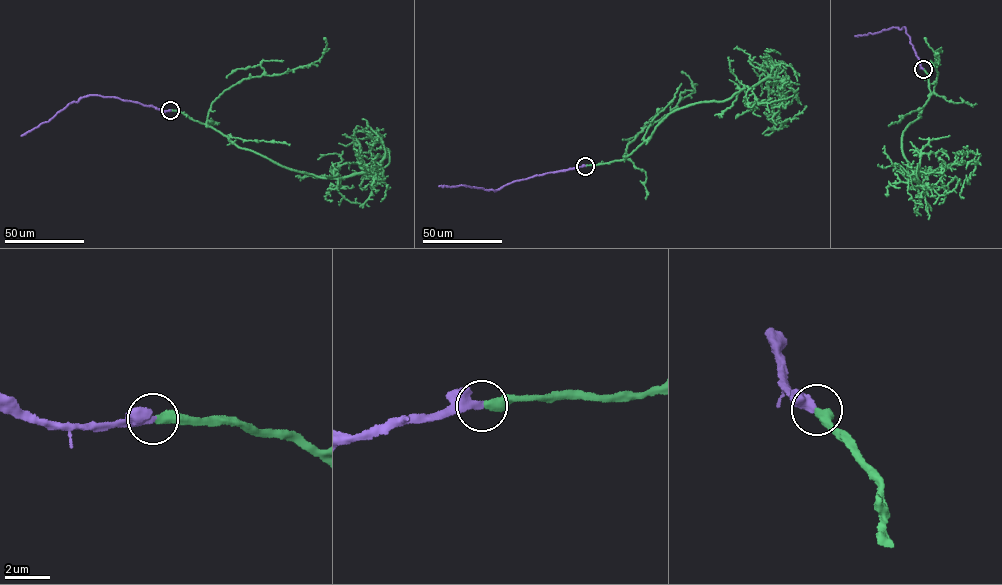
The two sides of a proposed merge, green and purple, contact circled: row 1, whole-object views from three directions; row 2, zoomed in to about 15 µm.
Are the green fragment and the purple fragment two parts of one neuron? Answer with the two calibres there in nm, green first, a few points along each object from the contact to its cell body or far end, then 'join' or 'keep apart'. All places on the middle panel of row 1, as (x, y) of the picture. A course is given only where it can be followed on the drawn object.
calibres 440 and 440 nm; course green (585, 166), (623, 159), (651, 137), (671, 113), (696, 103), (724, 101), (768, 75), (775, 129), (805, 106); course purple (585, 166), (515, 181), (494, 190), (464, 185), (439, 186); join

